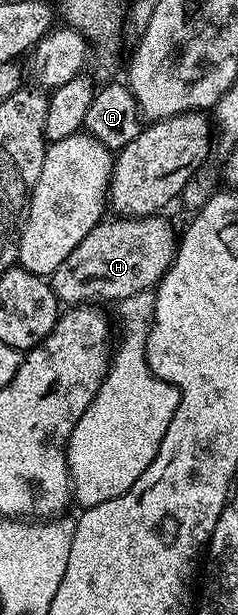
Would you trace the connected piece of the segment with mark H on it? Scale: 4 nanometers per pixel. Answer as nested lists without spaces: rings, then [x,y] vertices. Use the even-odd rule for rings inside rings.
[[[160,213],[143,217],[112,217],[112,220],[109,218],[94,225],[94,229],[78,241],[78,249],[74,249],[74,253],[70,253],[70,257],[66,257],[66,261],[62,261],[62,265],[58,265],[56,272],[50,276],[52,292],[61,304],[100,305],[103,299],[123,301],[140,291],[155,288],[160,278],[168,272],[178,246],[178,231],[164,217]]]

